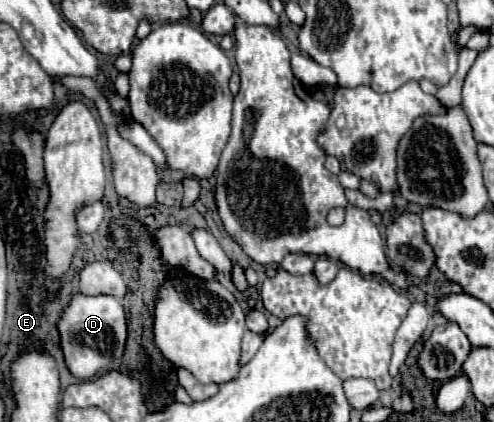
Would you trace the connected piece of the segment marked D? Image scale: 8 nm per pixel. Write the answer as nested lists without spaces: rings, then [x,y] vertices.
[[[72,295],[70,303],[58,317],[60,347],[68,371],[78,381],[90,381],[102,373],[114,369],[124,355],[126,345],[126,317],[122,301],[110,295]]]

